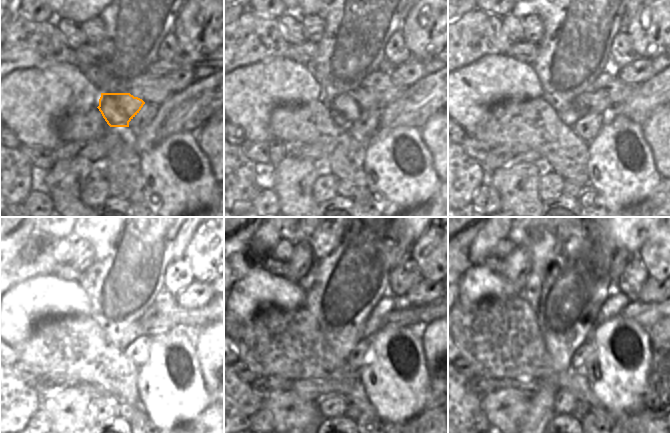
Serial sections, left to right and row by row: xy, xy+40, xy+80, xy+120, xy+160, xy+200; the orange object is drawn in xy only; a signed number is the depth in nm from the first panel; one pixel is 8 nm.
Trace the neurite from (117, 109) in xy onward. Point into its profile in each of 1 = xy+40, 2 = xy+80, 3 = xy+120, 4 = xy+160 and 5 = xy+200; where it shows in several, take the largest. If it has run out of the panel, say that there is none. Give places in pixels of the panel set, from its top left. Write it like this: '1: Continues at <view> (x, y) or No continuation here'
1: Continues at xy+40 (348, 107)
2: Continues at xy+80 (589, 102)
3: Continues at xy+120 (154, 322)
4: Continues at xy+160 (383, 313)
5: Continues at xy+200 (646, 314)

